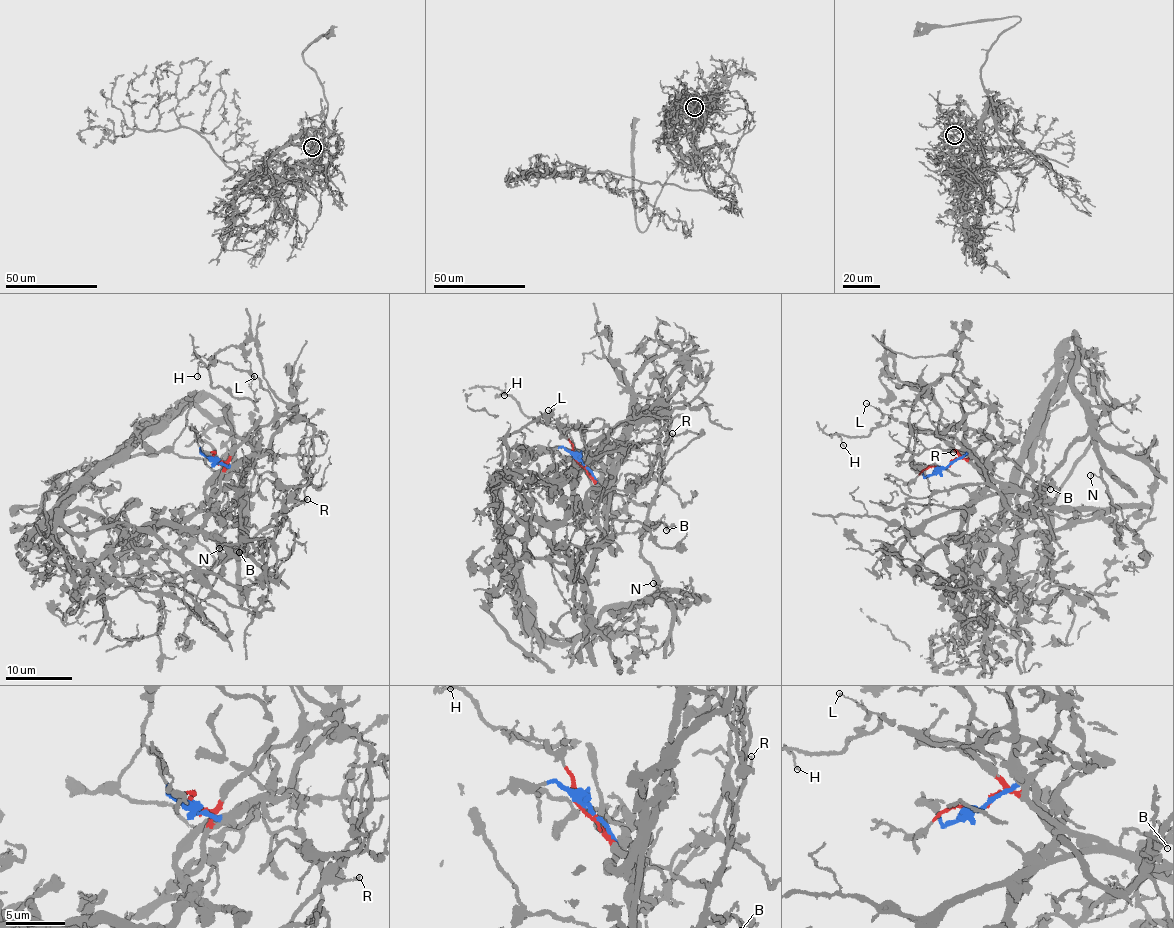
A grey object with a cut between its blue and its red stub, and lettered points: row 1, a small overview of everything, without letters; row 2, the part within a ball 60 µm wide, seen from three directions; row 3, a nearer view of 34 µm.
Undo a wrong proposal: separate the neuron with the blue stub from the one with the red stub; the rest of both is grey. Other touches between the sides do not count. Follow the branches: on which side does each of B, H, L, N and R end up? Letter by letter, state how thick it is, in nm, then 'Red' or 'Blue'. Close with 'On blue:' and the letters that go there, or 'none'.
B: Thickness 130 nm. Blue
H: Thickness 140 nm. Red
L: Thickness 100 nm. Red
N: Thickness 150 nm. Blue
R: Thickness 140 nm. Blue
On blue: B, N, R

